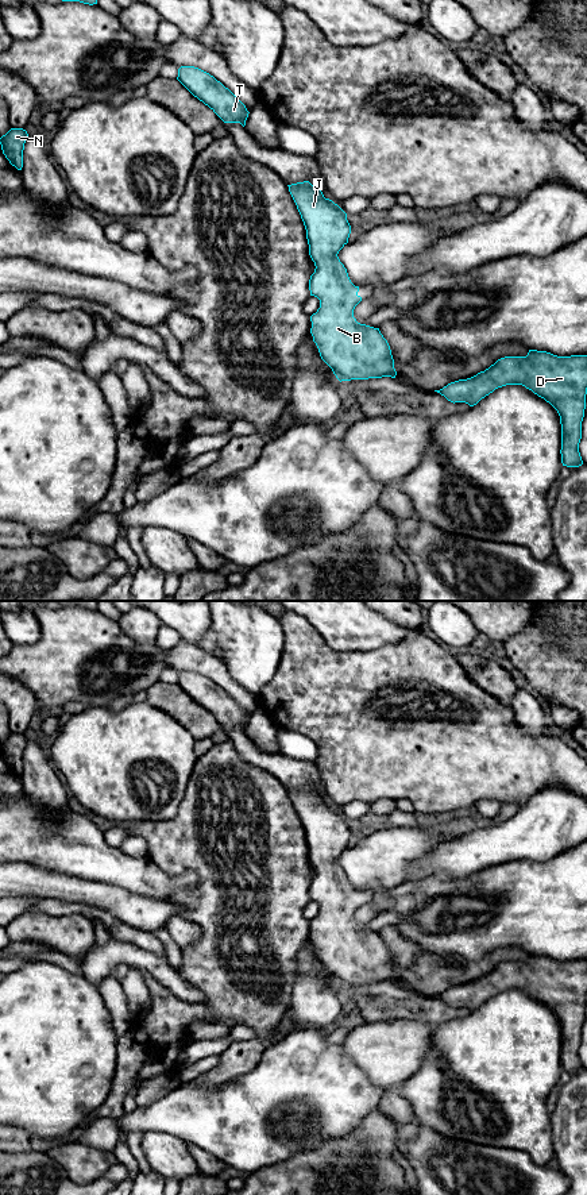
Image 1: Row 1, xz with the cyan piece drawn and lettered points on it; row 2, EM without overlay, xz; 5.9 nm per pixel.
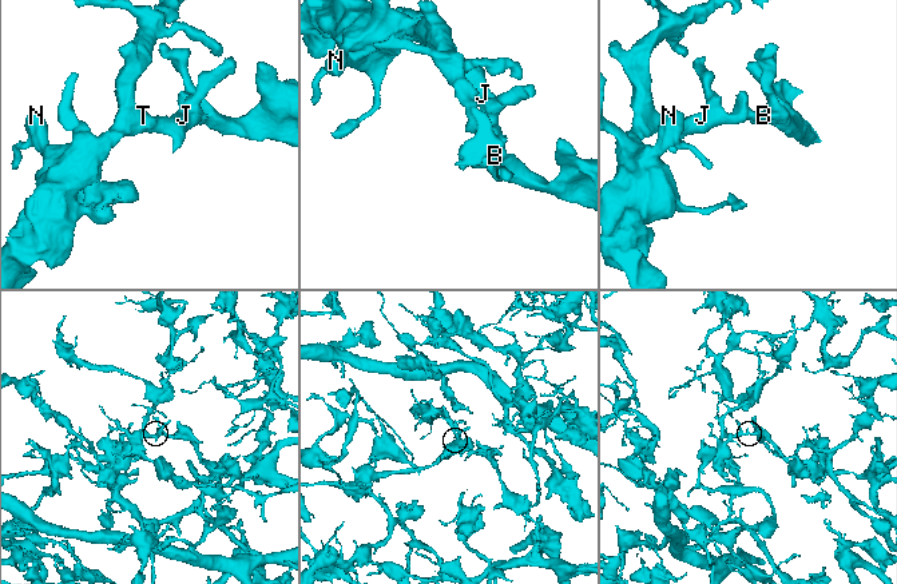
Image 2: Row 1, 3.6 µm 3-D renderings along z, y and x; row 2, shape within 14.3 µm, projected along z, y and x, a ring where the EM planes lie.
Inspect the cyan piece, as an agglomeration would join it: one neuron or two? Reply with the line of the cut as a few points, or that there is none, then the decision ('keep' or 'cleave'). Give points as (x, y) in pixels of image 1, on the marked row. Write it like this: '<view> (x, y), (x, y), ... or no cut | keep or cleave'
no cut | keep

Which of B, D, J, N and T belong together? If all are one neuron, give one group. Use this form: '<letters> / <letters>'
B D J N T

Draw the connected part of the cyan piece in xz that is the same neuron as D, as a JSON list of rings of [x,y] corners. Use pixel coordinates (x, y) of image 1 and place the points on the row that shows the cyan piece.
[[[529,350],[526,356],[505,356],[476,375],[435,390],[451,402],[476,405],[495,389],[522,385],[549,402],[560,416],[561,463],[583,464],[579,443],[587,394],[587,355],[557,356]]]

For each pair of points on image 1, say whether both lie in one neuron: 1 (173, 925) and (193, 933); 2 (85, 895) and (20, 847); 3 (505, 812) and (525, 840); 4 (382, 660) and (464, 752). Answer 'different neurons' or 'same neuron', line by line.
1: same neuron
2: different neurons
3: different neurons
4: same neuron

